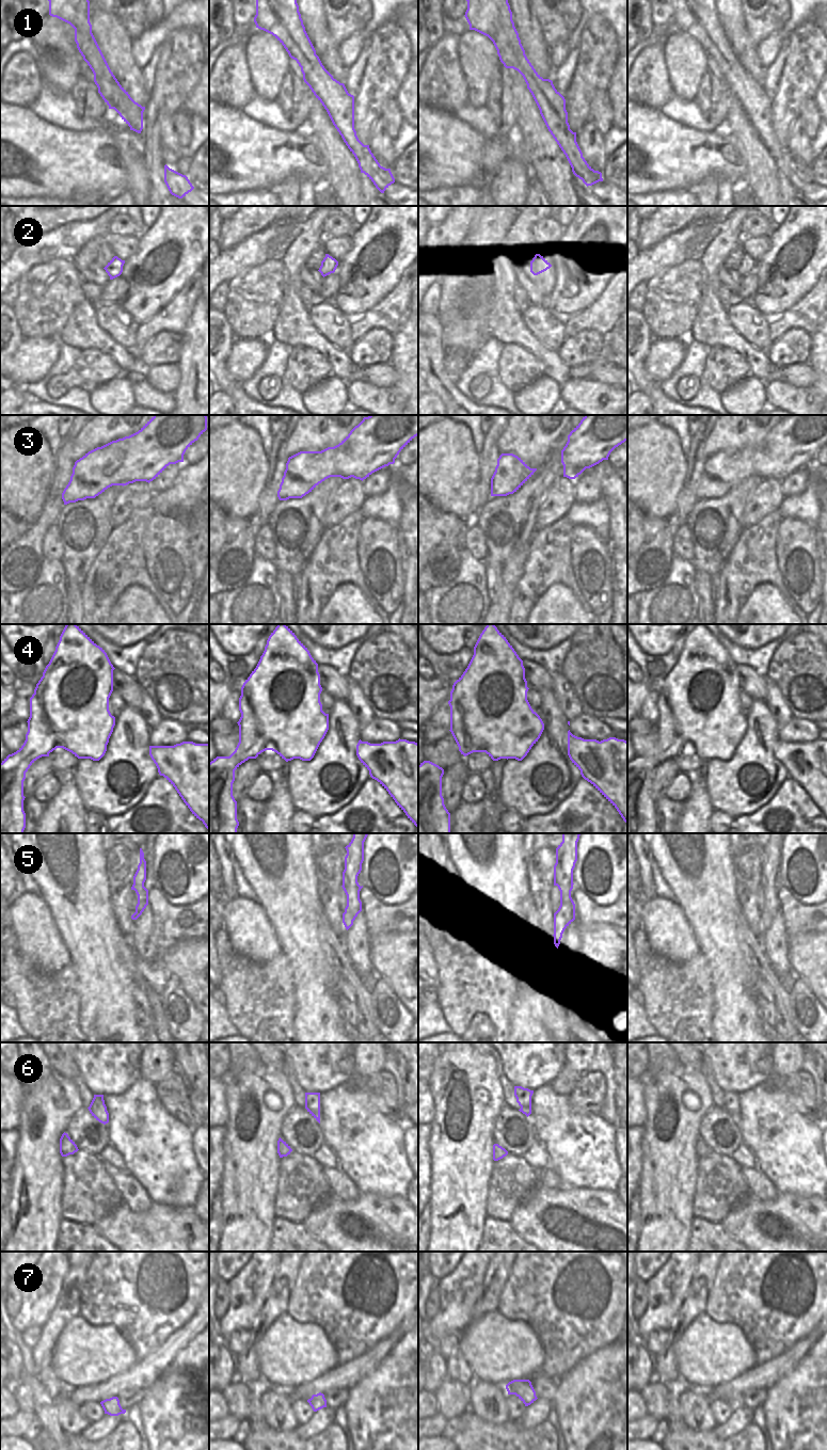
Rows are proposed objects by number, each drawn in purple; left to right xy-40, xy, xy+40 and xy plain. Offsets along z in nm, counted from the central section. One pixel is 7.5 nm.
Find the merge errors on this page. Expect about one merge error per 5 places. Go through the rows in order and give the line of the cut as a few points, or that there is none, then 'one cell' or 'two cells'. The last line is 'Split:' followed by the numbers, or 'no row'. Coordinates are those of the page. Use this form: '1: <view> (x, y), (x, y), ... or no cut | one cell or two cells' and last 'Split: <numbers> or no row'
1: no cut | one cell
2: no cut | one cell
3: no cut | one cell
4: no cut | one cell
5: no cut | one cell
6: no cut | one cell
7: no cut | one cell
Split: no row

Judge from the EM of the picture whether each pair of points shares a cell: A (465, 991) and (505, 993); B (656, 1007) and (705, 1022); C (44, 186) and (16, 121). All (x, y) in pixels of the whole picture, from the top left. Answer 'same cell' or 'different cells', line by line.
A: same cell
B: same cell
C: same cell

